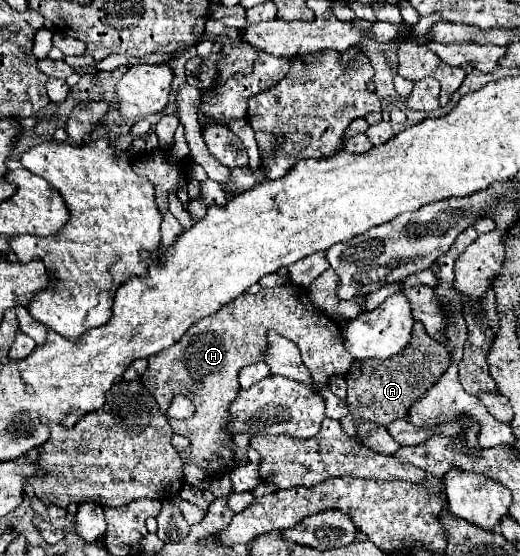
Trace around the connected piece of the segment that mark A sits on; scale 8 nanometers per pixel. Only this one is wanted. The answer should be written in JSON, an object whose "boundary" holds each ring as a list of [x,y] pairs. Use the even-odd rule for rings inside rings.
{"boundary":[[[416,323],[414,345],[410,345],[410,349],[404,349],[402,353],[386,361],[354,361],[352,363],[346,375],[346,383],[348,383],[346,403],[350,409],[350,417],[346,417],[346,421],[340,421],[342,429],[352,437],[356,437],[354,417],[366,417],[378,423],[382,423],[384,419],[392,419],[392,421],[404,419],[410,405],[418,401],[418,397],[422,397],[426,389],[430,389],[430,385],[438,381],[438,377],[448,369],[448,365],[450,365],[448,349],[436,343],[432,337],[428,337],[422,323]]]}

